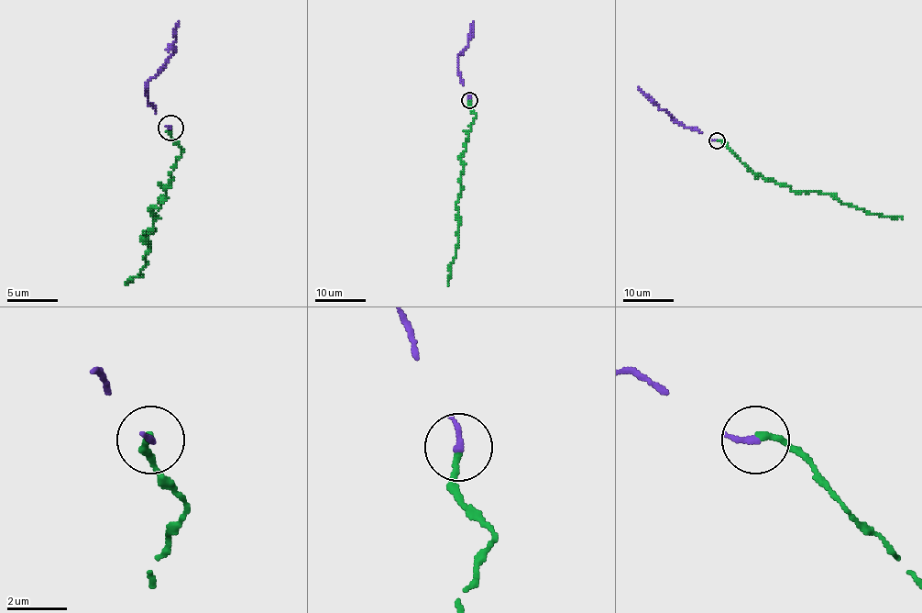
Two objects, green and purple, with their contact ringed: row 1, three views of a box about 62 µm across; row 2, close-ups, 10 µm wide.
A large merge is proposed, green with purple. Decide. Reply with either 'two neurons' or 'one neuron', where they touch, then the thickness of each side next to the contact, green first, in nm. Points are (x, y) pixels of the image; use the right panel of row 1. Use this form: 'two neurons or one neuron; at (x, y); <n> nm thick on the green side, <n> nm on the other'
one neuron; at (717, 140); 200 nm thick on the green side, 200 nm on the other

